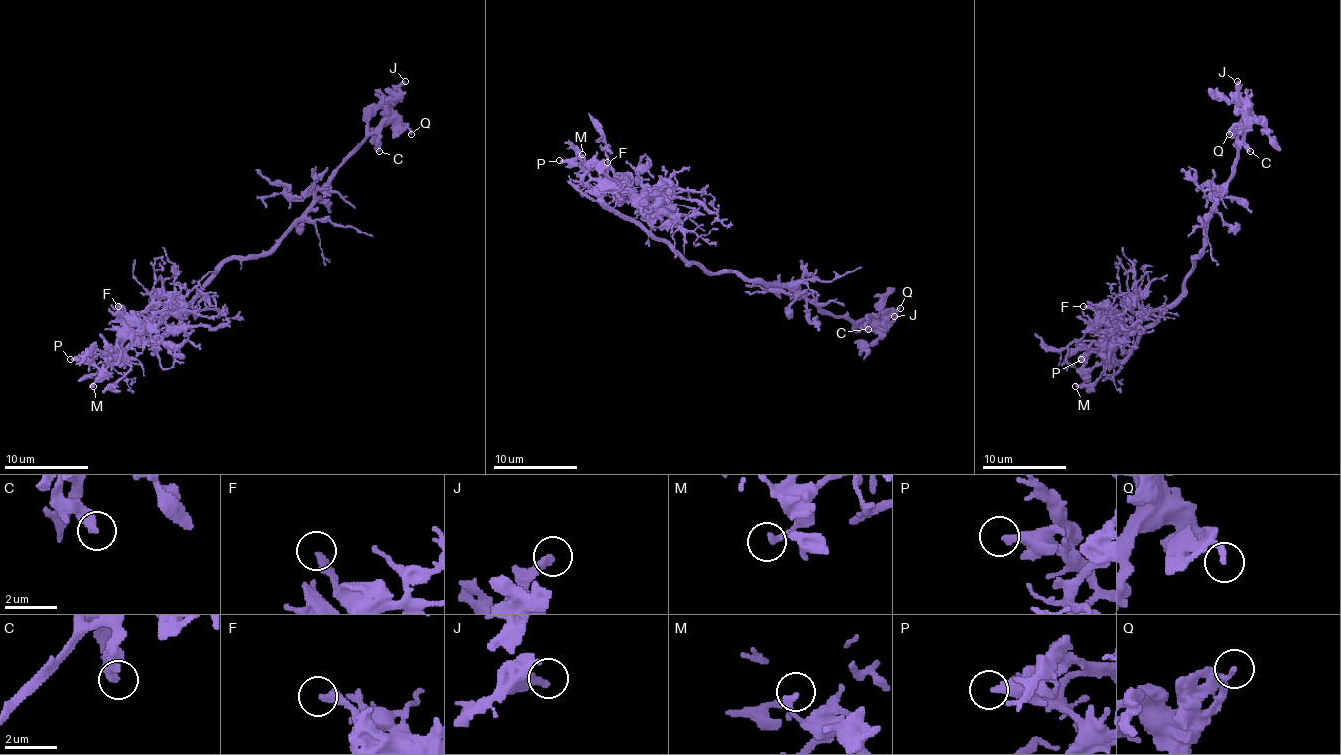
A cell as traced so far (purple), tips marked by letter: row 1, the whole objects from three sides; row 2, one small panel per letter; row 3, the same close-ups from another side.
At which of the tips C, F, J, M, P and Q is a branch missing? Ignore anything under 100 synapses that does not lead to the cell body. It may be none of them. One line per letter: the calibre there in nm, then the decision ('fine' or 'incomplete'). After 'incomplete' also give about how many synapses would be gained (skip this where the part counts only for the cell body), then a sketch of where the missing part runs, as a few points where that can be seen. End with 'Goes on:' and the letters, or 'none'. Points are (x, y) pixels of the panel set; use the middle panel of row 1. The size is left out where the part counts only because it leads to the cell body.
C: calibre 360 nm; fine
F: calibre 320 nm; fine
J: calibre 280 nm; fine
M: calibre 280 nm; fine
P: calibre 340 nm; fine
Q: calibre 200 nm; fine
Goes on: none

